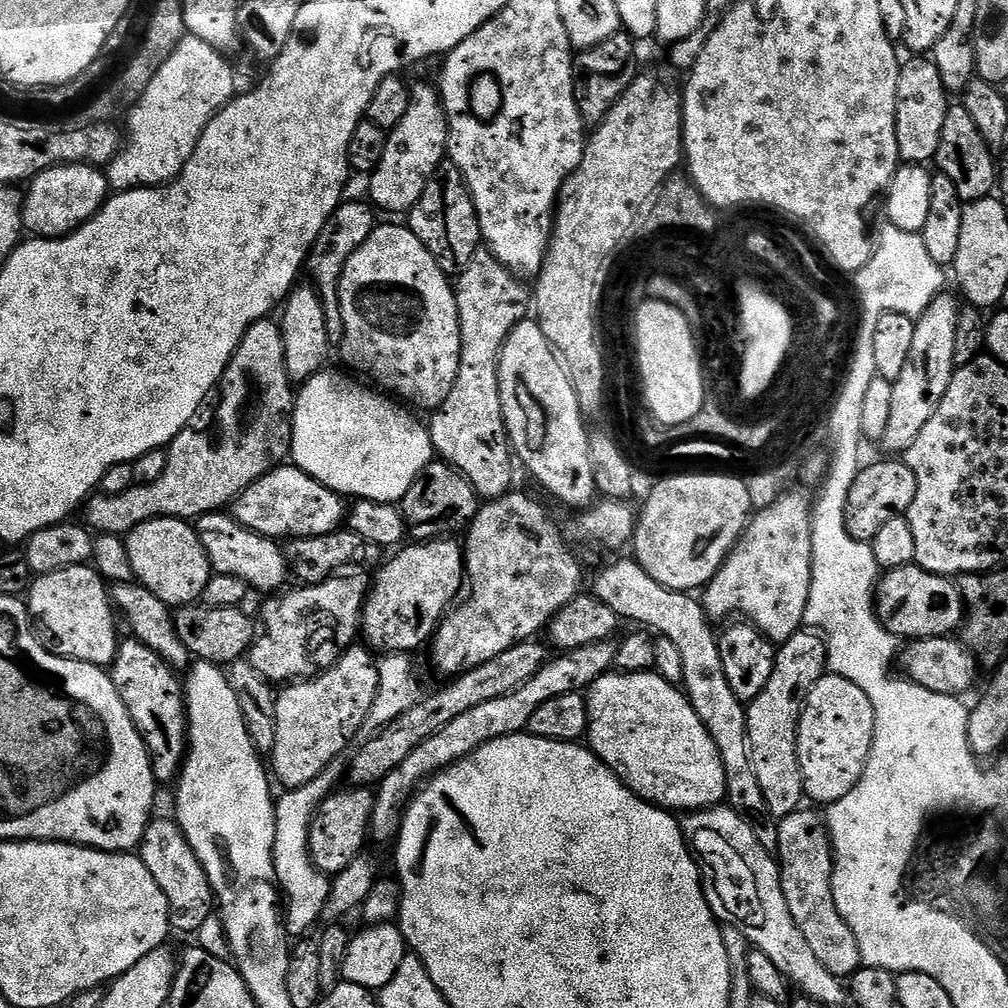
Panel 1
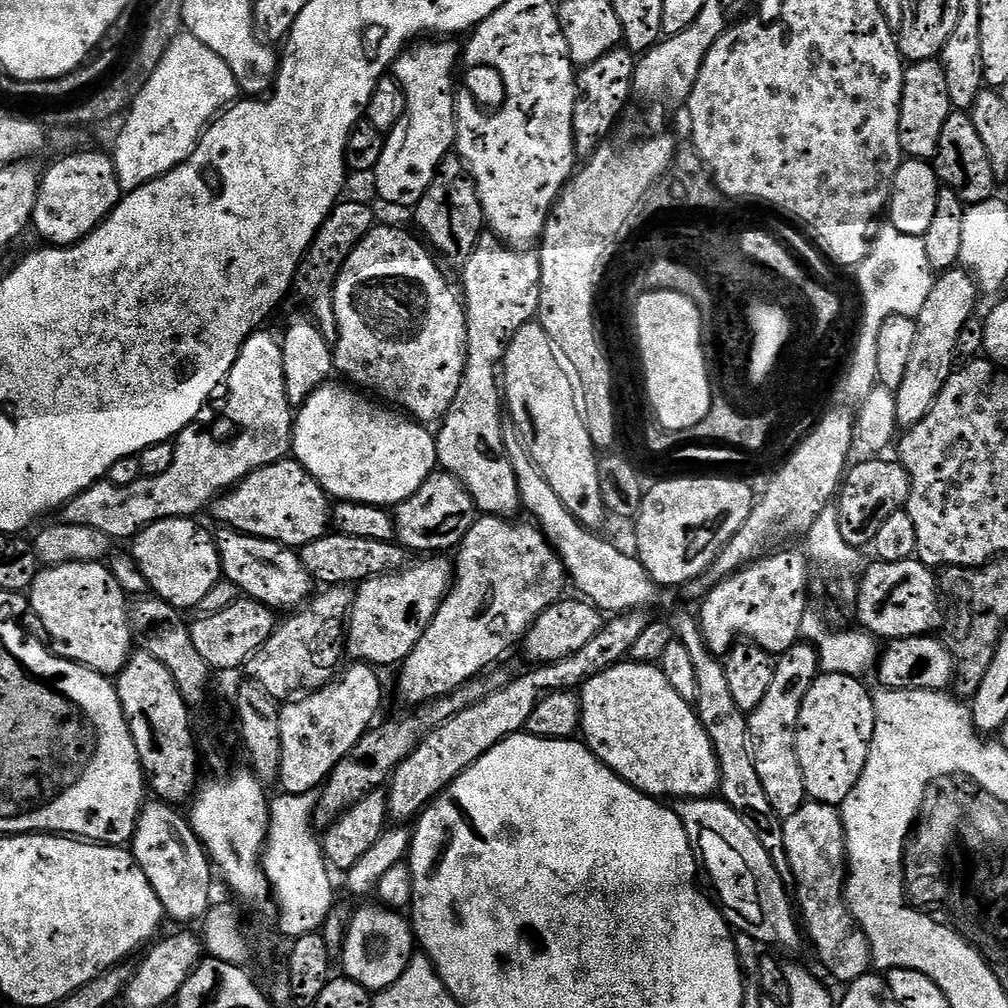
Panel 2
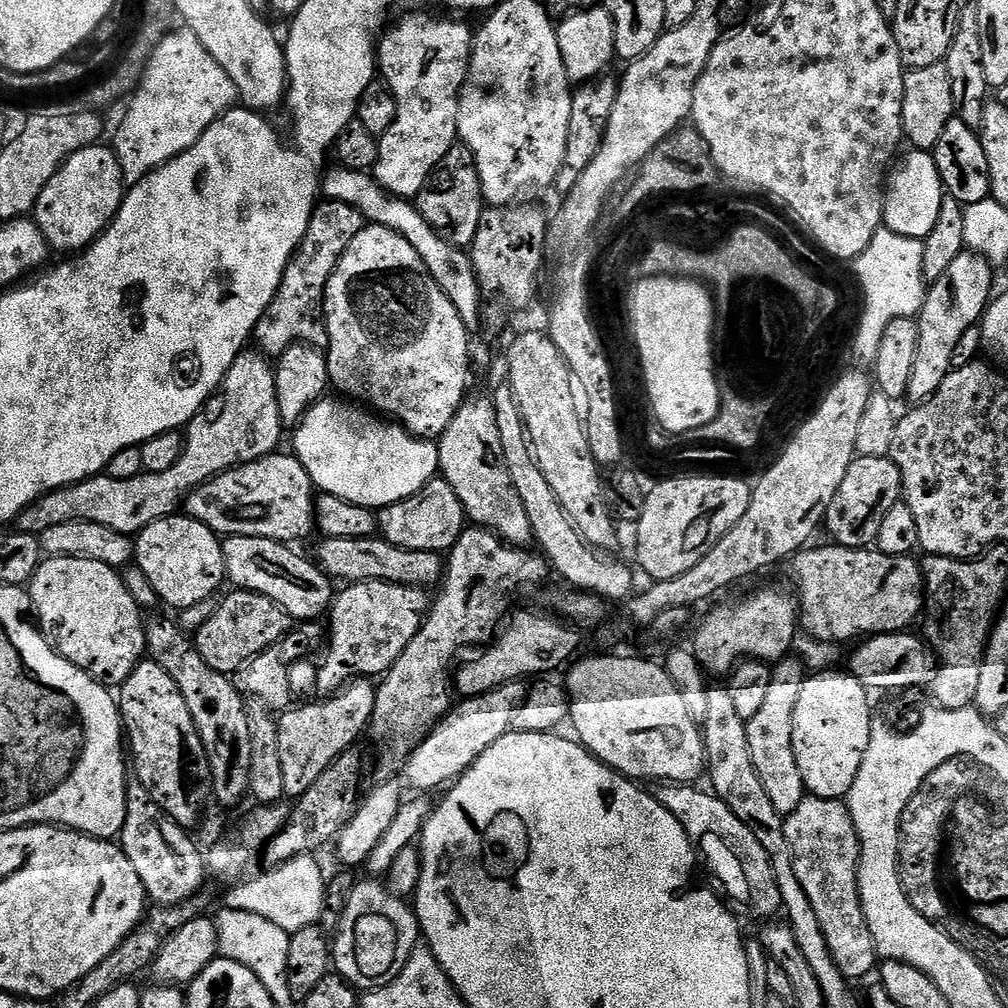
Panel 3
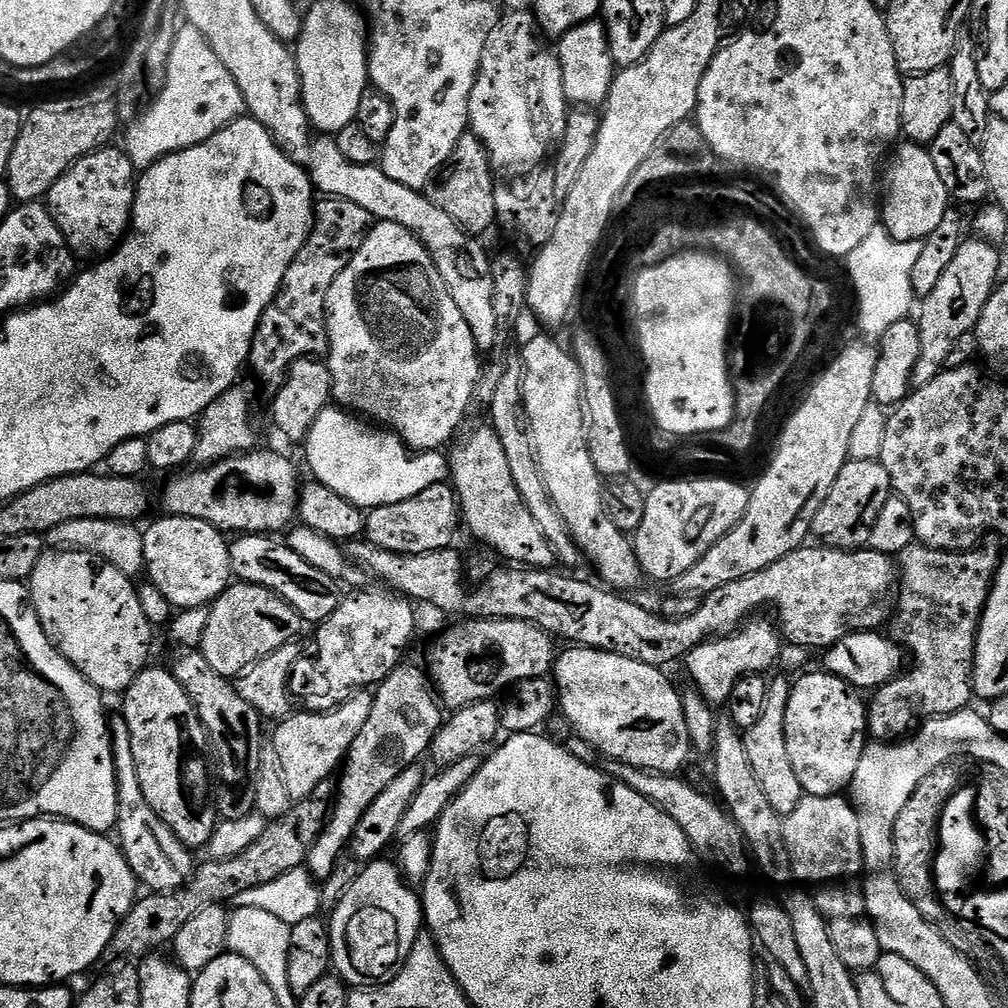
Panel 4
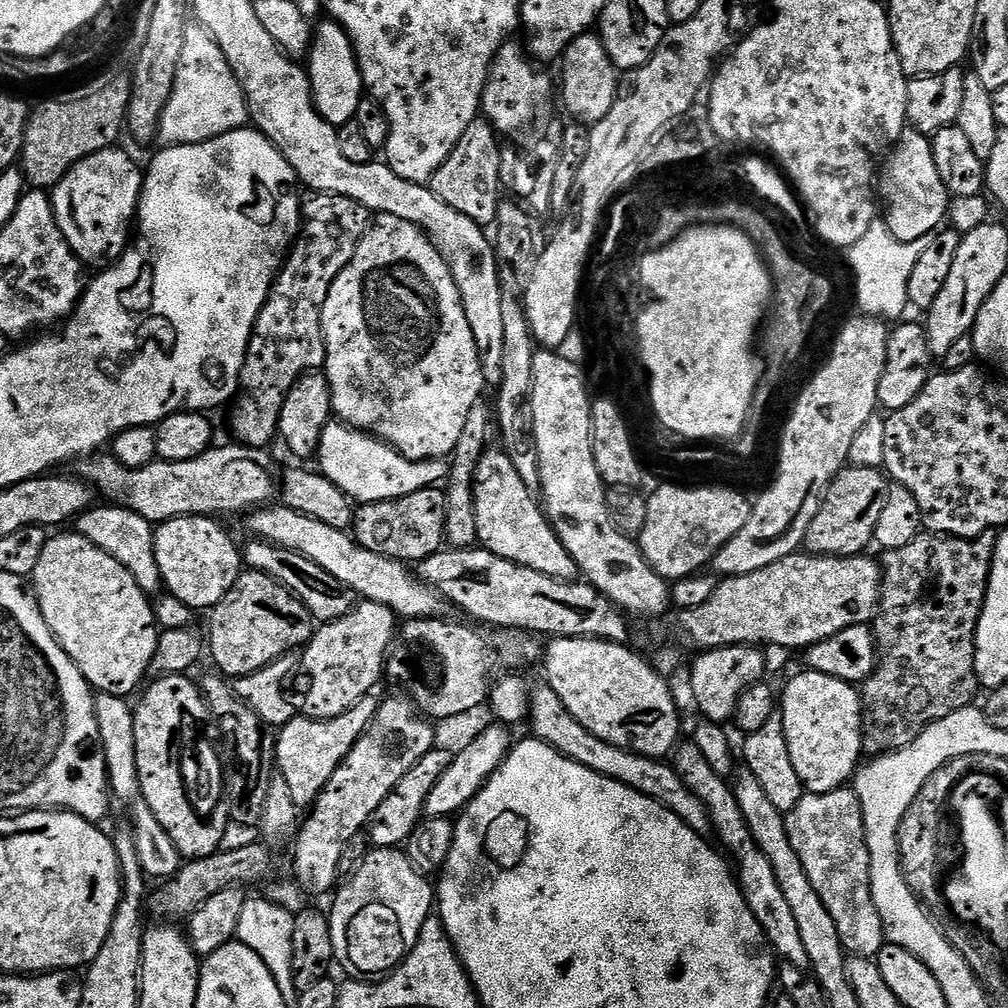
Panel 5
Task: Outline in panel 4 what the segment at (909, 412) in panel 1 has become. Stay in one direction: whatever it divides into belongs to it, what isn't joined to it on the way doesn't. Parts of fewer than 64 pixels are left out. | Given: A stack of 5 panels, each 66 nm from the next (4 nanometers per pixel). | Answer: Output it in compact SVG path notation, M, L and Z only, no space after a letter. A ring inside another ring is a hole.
M979 238L965 239L964 245L954 254L954 262L942 274L938 286L923 297L918 308L918 323L922 338L922 354L918 366L914 366L913 385L919 386L933 380L939 372L945 371L944 363L957 345L958 338L975 329L980 321L986 302L996 289L1000 272L1000 252L995 243ZM997 275L997 276L996 276ZM920 312L920 316L919 316Z

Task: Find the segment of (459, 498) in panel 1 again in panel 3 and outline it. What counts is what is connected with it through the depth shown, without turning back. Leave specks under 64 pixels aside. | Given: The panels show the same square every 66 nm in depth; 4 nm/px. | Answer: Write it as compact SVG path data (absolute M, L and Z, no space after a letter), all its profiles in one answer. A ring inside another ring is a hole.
M442 478L431 480L418 494L388 504L378 512L378 532L383 540L406 550L447 553L464 533L466 517L454 486Z

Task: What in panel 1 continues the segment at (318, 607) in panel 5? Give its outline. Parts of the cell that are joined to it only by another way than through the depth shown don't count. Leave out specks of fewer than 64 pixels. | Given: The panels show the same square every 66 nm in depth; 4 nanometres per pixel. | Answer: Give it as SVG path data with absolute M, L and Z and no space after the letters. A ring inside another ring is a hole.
M220 510L207 512L195 521L194 527L210 558L213 573L242 578L249 589L256 591L257 588L260 592L268 592L264 594L279 593L287 585L284 583L290 580L290 569L284 560L283 547L267 536L259 536L257 532L246 530L231 514Z

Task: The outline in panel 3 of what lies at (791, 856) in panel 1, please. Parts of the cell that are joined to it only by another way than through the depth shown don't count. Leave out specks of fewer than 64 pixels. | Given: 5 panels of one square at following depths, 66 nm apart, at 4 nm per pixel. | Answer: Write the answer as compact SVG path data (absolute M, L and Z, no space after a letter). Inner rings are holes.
M805 795L794 814L784 817L786 842L790 842L790 854L794 858L794 874L806 890L806 898L814 906L820 919L822 934L826 934L826 946L850 982L877 971L878 957L874 946L874 934L863 918L856 920L828 920L828 916L844 916L848 907L860 902L860 835L856 833L850 810L844 800L827 800Z

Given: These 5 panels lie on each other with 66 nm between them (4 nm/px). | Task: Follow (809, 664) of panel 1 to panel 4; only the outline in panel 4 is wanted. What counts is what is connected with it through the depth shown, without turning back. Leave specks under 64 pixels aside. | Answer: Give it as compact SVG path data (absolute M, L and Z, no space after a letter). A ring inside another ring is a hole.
M773 679L768 685L766 710L762 710L762 718L758 718L756 725L743 733L746 755L754 769L754 778L758 778L770 806L774 806L782 818L794 814L798 802L802 802L806 794L802 790L802 782L798 782L798 774L794 774L790 754L786 751L786 702L791 693L792 684L789 681Z

